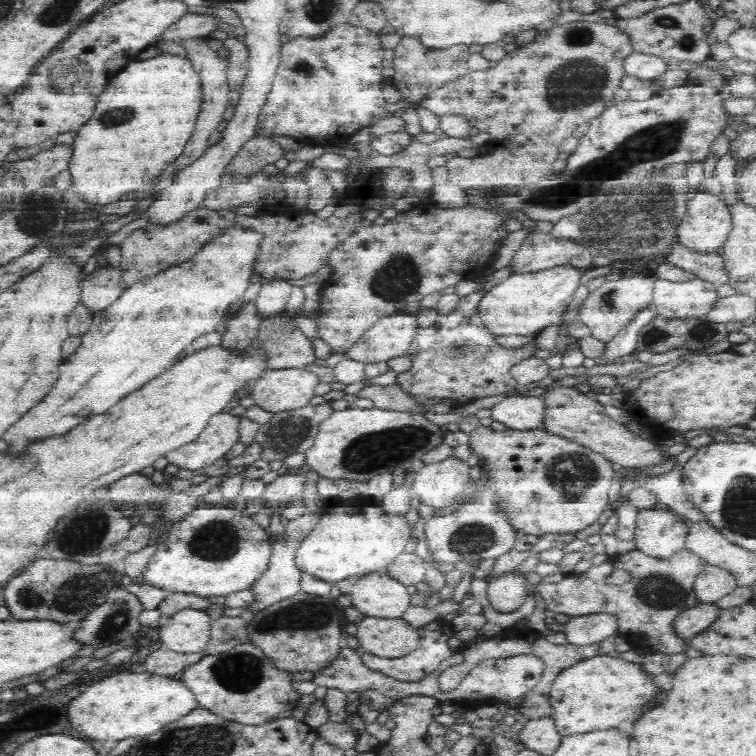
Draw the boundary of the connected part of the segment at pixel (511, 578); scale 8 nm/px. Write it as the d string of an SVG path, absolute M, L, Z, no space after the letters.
M522 573L502 575L487 584L486 599L499 613L516 612L526 600L528 594L526 583L528 582Z

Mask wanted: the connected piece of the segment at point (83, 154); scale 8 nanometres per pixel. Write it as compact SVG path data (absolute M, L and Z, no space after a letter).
M168 53L157 55L148 60L132 59L125 68L115 76L114 79L108 84L103 91L103 94L99 97L98 103L95 106L93 115L90 120L86 122L76 133L74 138L74 144L71 145L72 154L69 160L68 170L70 172L72 188L76 191L76 194L85 203L93 203L96 205L107 205L109 203L117 202L122 198L129 198L126 196L130 190L134 192L140 192L144 190L142 186L146 184L154 184L157 182L158 177L162 174L162 168L166 168L166 164L172 164L184 150L188 138L192 136L194 132L194 122L196 122L196 116L200 113L202 94L200 89L199 75L195 72L193 65L188 59L179 57L178 55L169 55Z

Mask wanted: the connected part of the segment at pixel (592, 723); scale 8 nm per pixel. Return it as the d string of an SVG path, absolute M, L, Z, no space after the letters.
M598 654L578 660L557 673L554 679L548 696L552 707L550 717L562 736L616 728L638 704L646 704L656 696L654 684L636 664L613 654Z

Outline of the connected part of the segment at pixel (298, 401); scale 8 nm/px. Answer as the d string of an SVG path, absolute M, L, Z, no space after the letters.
M267 368L256 379L250 395L257 407L282 412L308 405L318 383L318 376L304 368Z

